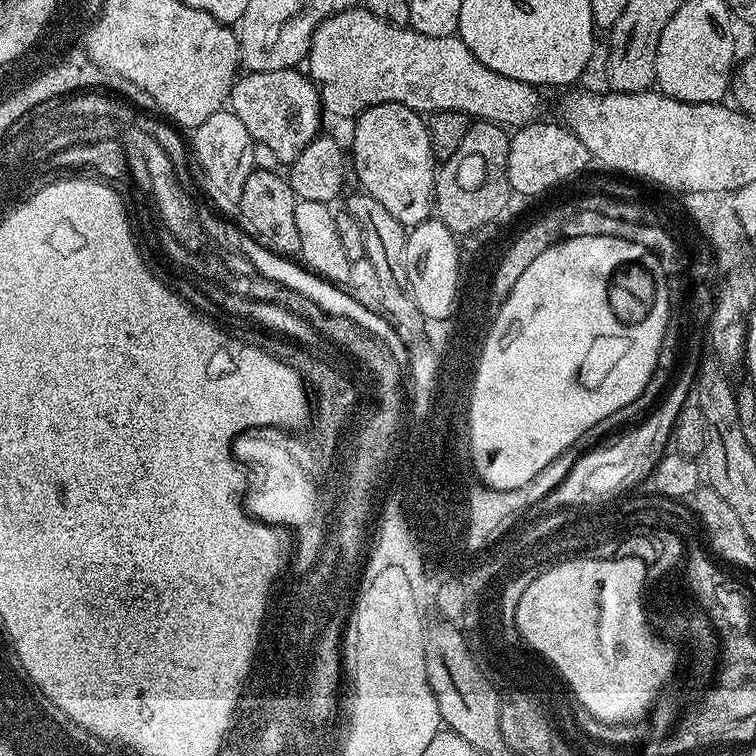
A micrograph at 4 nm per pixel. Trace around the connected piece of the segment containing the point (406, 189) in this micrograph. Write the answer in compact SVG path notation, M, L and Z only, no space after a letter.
M375 104L355 117L356 129L352 132L350 164L356 167L360 184L373 196L375 203L384 208L399 224L415 226L429 219L434 212L436 198L436 170L438 161L430 146L430 134L425 117L401 104Z

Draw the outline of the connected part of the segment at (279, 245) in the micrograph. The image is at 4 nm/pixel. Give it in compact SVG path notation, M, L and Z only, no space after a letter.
M256 168L250 178L246 178L246 186L242 189L238 227L250 238L254 238L254 242L266 246L266 250L275 252L277 256L295 257L300 250L298 226L294 222L296 202L294 190L279 171L267 172Z

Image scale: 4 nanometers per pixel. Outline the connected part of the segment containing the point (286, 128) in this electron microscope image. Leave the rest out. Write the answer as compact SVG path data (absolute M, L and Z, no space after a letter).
M296 68L248 72L237 79L230 93L230 110L242 118L242 126L246 126L253 141L270 146L284 166L296 160L300 151L321 131L320 95L312 80L301 72Z

